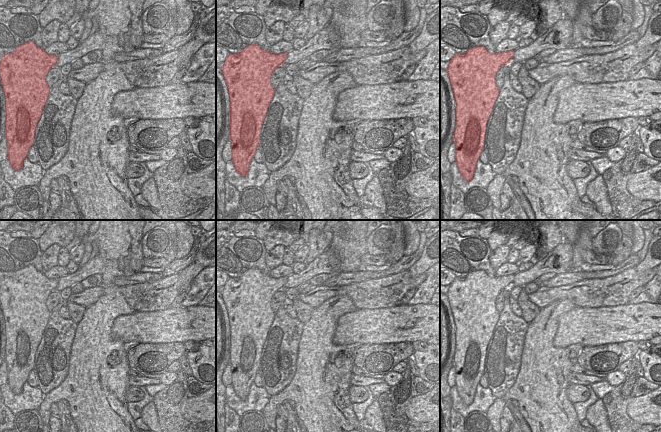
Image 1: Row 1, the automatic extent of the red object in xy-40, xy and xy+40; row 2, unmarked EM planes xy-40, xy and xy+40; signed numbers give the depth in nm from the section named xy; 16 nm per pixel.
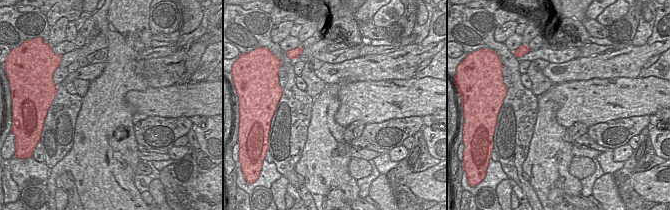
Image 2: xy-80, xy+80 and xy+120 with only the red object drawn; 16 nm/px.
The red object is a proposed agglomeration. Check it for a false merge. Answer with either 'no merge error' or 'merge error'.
no merge error

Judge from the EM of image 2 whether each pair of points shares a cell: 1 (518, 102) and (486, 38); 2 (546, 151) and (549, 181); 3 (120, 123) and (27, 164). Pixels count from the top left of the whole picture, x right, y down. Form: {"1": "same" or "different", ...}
{"1": "same", "2": "same", "3": "different"}

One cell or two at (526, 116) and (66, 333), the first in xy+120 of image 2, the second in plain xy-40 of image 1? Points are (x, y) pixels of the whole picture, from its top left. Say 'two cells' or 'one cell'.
one cell

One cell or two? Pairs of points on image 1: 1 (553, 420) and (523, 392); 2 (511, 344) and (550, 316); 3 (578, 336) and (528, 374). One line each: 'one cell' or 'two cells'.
1: one cell
2: two cells
3: two cells

